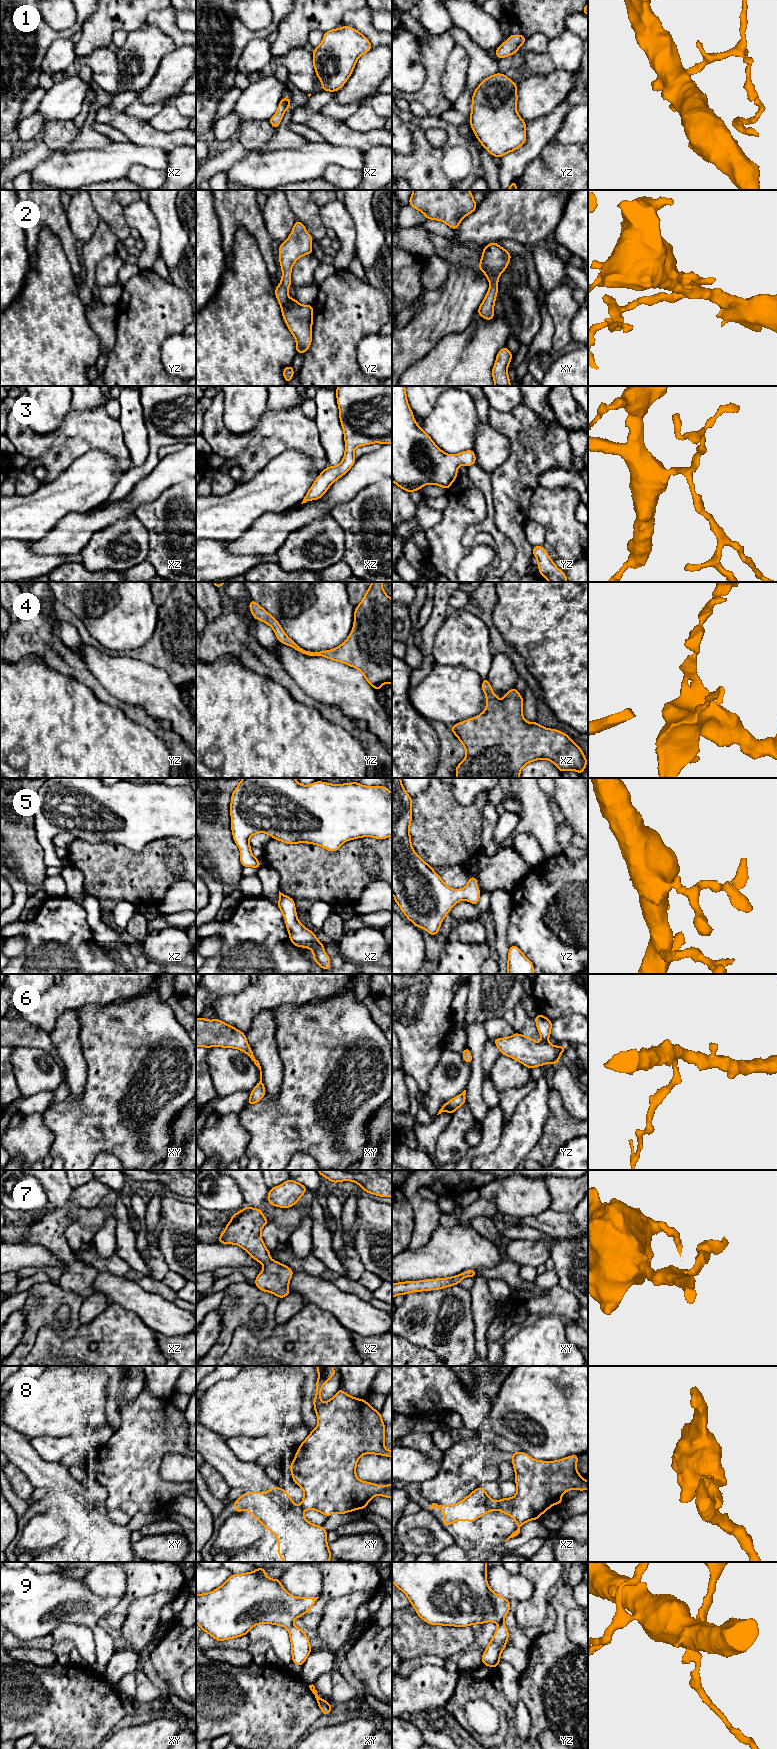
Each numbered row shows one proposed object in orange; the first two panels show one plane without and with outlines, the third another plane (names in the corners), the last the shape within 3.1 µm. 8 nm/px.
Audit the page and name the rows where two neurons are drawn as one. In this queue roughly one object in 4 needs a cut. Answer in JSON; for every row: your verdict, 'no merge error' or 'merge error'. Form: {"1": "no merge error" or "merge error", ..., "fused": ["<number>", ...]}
{"1": "no merge error", "2": "no merge error", "3": "no merge error", "4": "no merge error", "5": "no merge error", "6": "no merge error", "7": "no merge error", "8": "merge error", "9": "no merge error", "fused": ["8"]}

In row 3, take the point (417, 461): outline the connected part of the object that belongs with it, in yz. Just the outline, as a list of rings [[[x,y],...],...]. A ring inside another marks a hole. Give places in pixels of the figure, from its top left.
[[[392,386],[392,482],[408,493],[419,491],[427,484],[448,490],[458,476],[458,467],[463,465],[468,468],[475,463],[474,450],[456,455],[443,452],[418,426],[407,401],[405,386]]]

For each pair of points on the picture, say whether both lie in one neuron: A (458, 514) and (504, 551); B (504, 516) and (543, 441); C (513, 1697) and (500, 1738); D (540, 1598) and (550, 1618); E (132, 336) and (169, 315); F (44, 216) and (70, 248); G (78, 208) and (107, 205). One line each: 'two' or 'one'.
A: two
B: one
C: two
D: two
E: one
F: one
G: two

